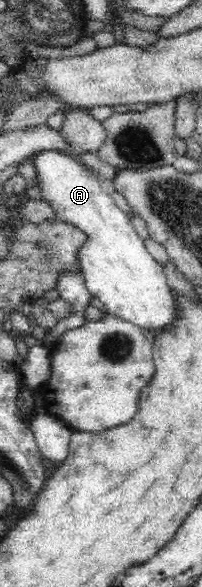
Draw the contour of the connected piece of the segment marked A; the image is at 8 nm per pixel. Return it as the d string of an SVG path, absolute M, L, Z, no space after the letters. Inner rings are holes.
M42 150L29 160L35 170L35 185L40 188L42 201L55 211L55 221L73 226L86 235L84 245L77 251L79 259L78 273L93 298L98 298L105 306L107 313L133 323L135 326L153 328L156 331L174 323L177 318L176 301L172 289L166 284L166 277L156 260L147 252L144 241L135 234L131 221L119 210L114 199L102 190L97 175L76 157L56 150Z

